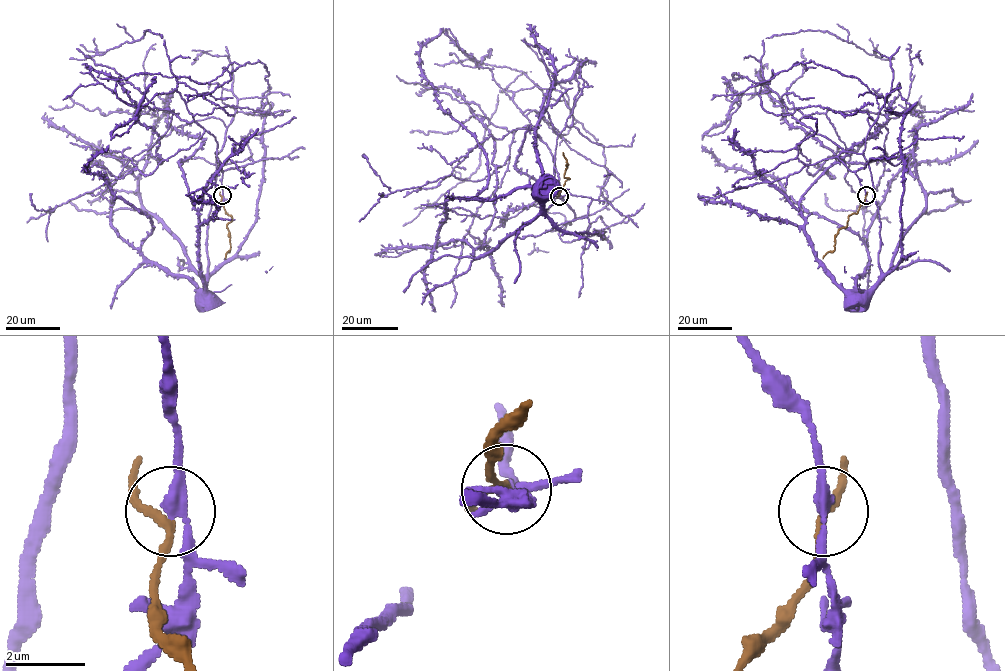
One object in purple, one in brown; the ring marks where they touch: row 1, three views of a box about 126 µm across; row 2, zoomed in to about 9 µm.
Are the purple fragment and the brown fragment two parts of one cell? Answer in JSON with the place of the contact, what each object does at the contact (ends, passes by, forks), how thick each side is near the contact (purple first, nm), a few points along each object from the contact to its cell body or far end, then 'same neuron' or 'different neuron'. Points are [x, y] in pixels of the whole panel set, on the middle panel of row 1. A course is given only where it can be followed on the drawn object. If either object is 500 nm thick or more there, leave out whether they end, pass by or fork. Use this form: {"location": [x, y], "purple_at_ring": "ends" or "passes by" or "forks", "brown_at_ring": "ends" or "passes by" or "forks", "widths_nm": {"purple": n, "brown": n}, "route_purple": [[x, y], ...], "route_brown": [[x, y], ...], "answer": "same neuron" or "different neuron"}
{"location": [559, 196], "purple_at_ring": "passes by", "brown_at_ring": "passes by", "widths_nm": {"purple": 280, "brown": 190}, "route_purple": [[559, 196], [558, 173], [555, 168], [554, 201], [545, 211], [541, 197]], "route_brown": [[559, 196], [569, 179], [564, 176], [568, 164], [562, 152]], "answer": "different neuron"}

